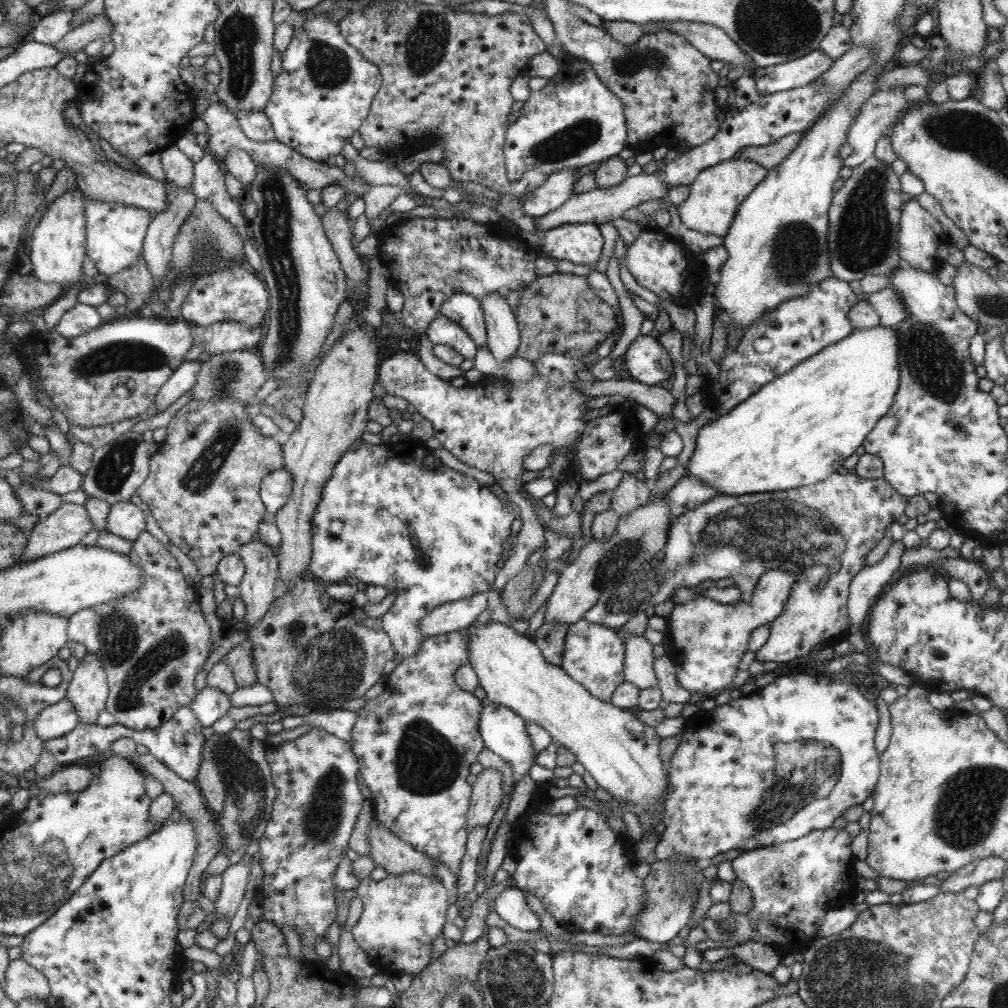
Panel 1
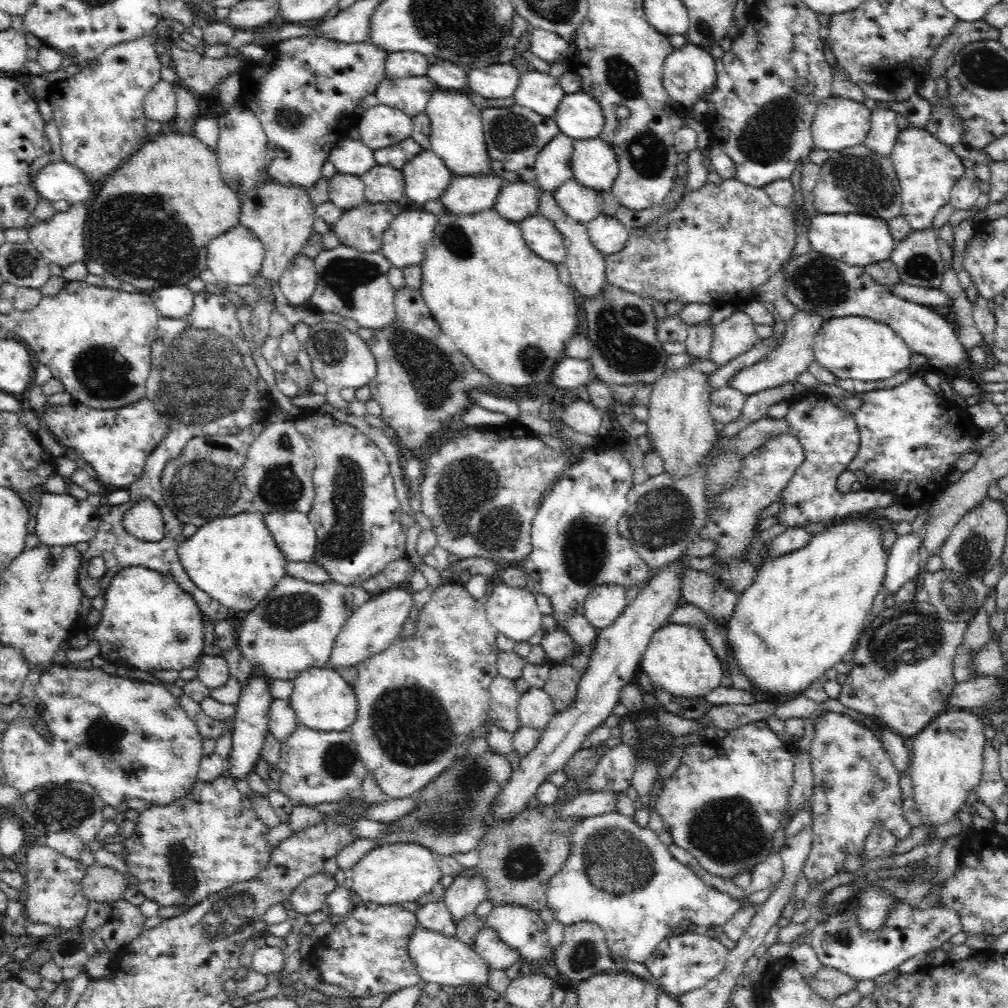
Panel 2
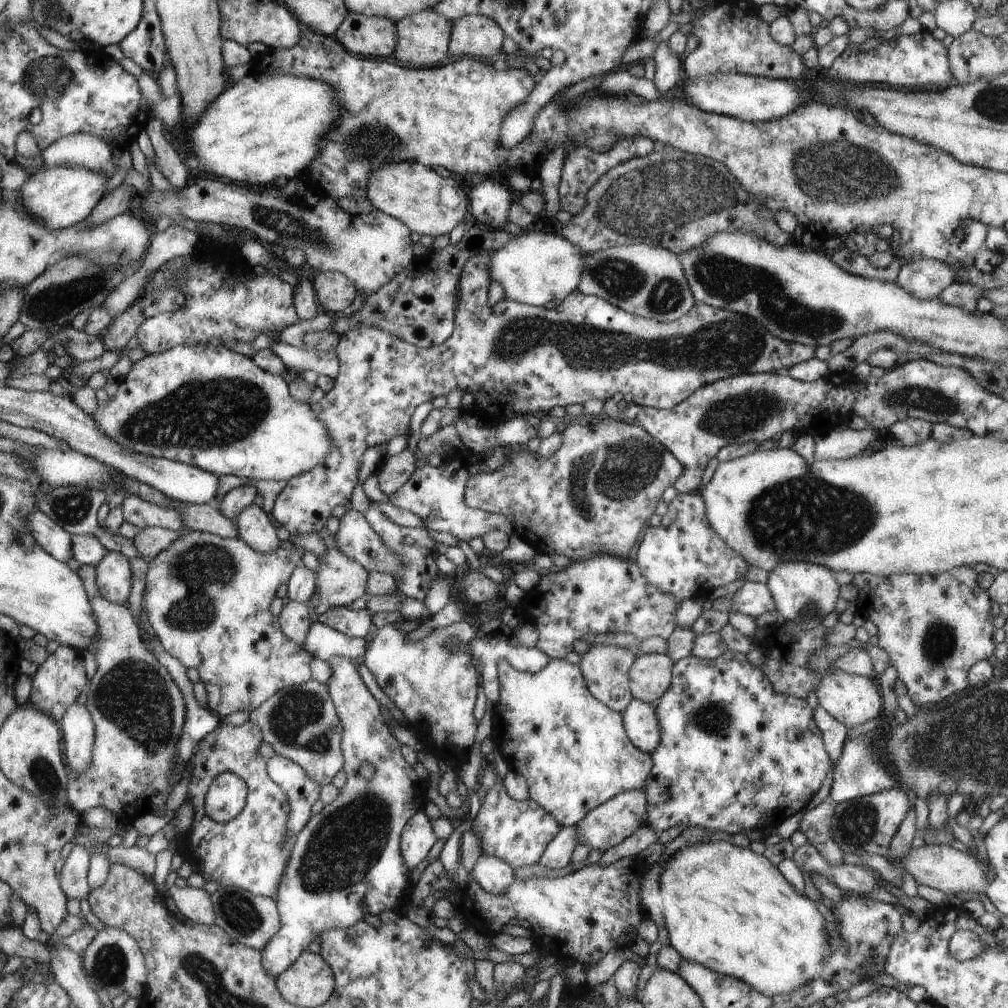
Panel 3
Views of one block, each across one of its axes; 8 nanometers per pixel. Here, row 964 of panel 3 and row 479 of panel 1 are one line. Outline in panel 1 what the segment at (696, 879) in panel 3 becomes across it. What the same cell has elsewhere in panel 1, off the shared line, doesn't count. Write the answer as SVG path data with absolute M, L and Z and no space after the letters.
M873 326L869 330L853 330L847 338L843 338L843 340L831 344L831 346L825 346L823 350L819 350L819 354L813 354L811 358L793 366L783 376L779 376L773 382L761 386L761 390L757 390L745 402L737 404L729 414L721 416L715 422L705 424L703 428L699 428L699 434L695 438L695 450L693 450L693 456L689 458L689 462L685 464L685 472L687 472L687 476L699 478L707 486L715 488L719 492L717 496L741 496L741 494L751 494L753 496L753 494L767 494L767 492L775 494L775 492L781 492L781 490L795 490L799 486L813 486L813 484L823 482L825 478L829 478L829 474L837 474L837 468L841 468L843 462L849 456L853 456L853 452L863 444L863 438L873 430L873 426L881 418L885 418L885 414L893 406L897 388L899 388L899 338L897 338L897 330L895 328L885 328L885 326Z

